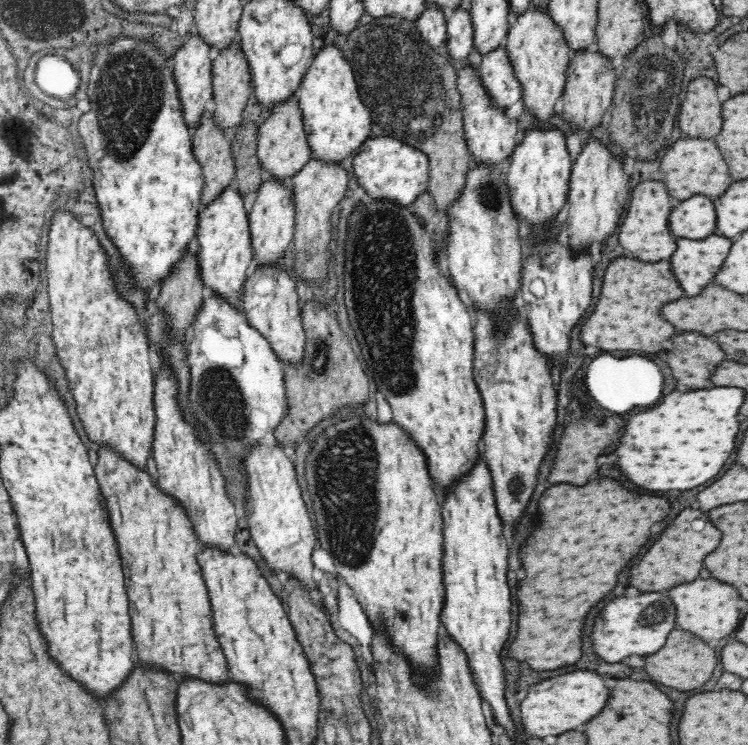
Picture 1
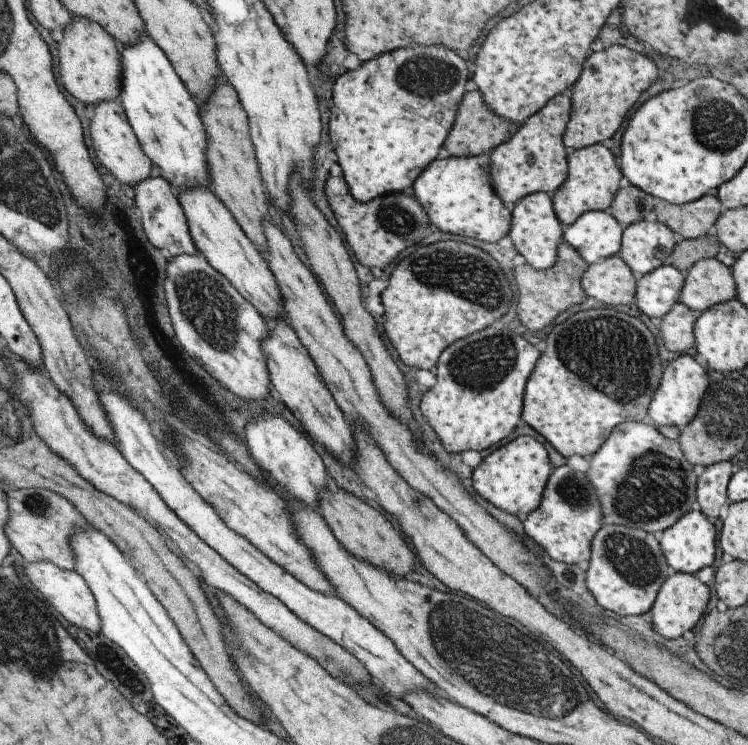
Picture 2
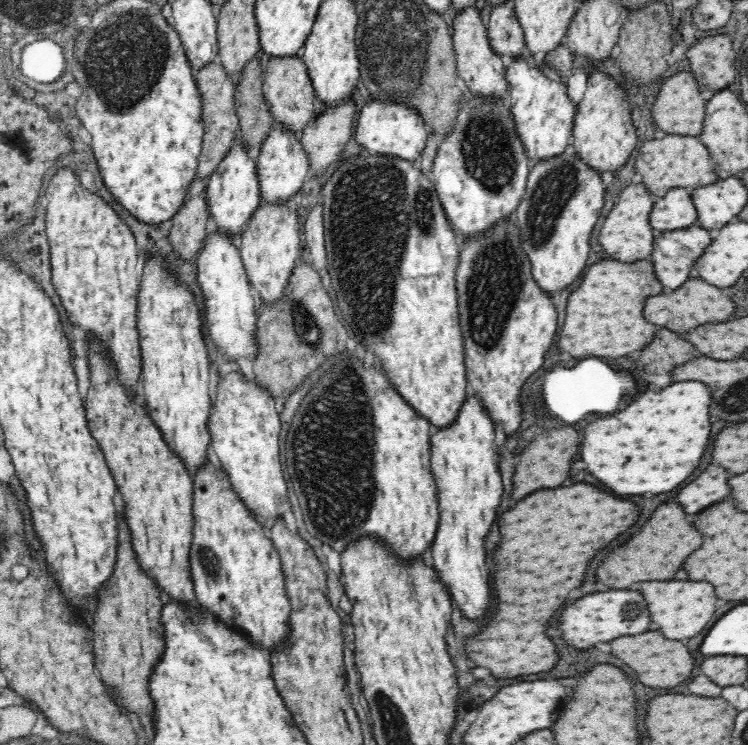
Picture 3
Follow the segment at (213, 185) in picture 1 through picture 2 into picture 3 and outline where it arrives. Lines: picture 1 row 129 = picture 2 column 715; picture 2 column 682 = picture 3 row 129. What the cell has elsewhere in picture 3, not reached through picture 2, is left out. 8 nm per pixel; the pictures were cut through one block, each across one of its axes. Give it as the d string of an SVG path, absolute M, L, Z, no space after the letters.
M220 62L204 65L198 72L194 73L198 93L202 97L202 122L204 127L202 150L199 156L197 176L204 180L215 170L221 160L228 154L236 138L236 129L239 118L234 106L235 86L232 79L226 75L224 67Z

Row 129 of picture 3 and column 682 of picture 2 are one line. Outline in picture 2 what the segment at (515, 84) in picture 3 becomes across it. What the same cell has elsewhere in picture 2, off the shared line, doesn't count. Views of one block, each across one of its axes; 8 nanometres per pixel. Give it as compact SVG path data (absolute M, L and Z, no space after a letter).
M689 511L679 517L679 520L656 534L659 542L659 550L665 558L667 566L675 570L675 573L687 573L695 575L705 566L713 563L715 558L715 528L707 521L706 516L700 511Z

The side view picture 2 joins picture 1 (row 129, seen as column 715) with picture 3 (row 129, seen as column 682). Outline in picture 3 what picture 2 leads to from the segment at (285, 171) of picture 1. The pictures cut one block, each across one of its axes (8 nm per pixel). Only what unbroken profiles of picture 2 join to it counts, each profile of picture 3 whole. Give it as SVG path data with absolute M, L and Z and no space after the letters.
M300 56L274 58L268 60L266 77L263 78L264 103L272 115L275 123L280 123L290 133L302 134L308 123L319 117L319 108L316 95L306 65Z

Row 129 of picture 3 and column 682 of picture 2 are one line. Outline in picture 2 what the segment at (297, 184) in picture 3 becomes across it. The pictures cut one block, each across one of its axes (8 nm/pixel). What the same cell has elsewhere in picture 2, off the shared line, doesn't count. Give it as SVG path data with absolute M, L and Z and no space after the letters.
M666 263L635 281L635 296L632 306L637 306L651 320L667 314L679 300L685 272Z

